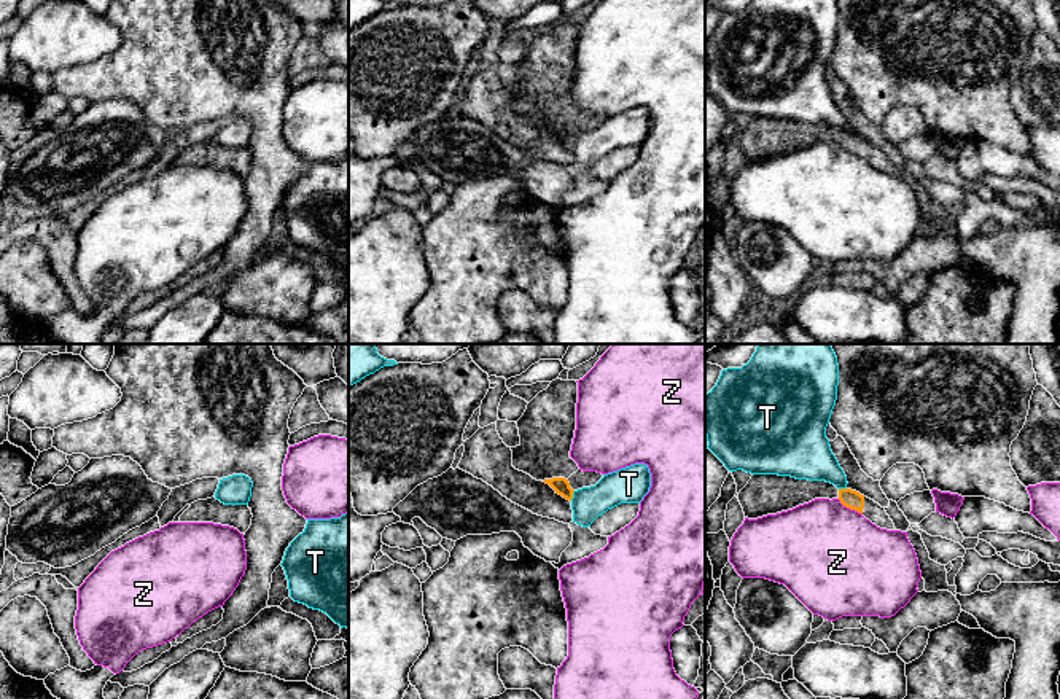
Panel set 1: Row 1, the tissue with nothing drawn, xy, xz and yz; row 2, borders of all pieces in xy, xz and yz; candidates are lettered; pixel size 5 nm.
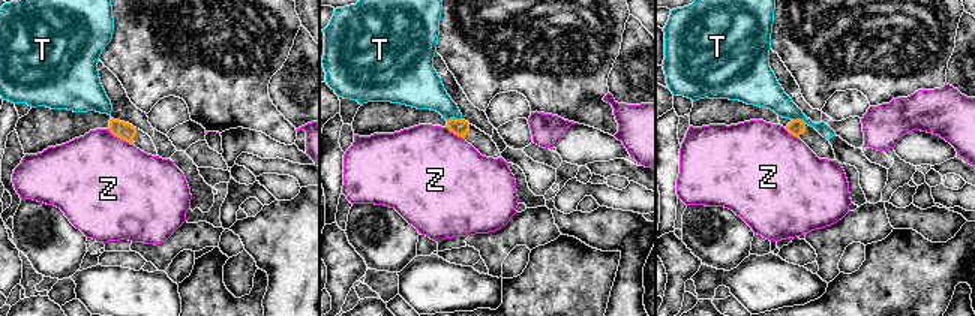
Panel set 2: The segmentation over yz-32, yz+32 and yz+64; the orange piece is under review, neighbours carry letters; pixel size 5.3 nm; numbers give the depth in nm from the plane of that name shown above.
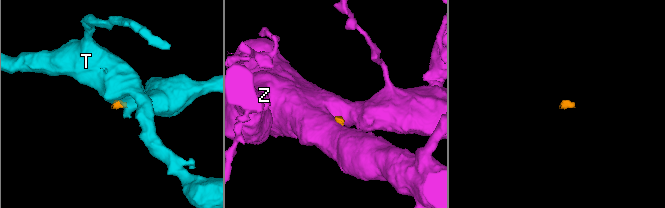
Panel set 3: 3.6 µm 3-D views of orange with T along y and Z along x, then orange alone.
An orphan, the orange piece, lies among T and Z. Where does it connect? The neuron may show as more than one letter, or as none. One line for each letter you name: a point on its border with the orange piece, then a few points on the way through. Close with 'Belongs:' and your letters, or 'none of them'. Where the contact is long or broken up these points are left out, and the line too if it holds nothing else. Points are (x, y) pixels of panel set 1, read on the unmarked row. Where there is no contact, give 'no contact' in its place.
Belongs: none of them

